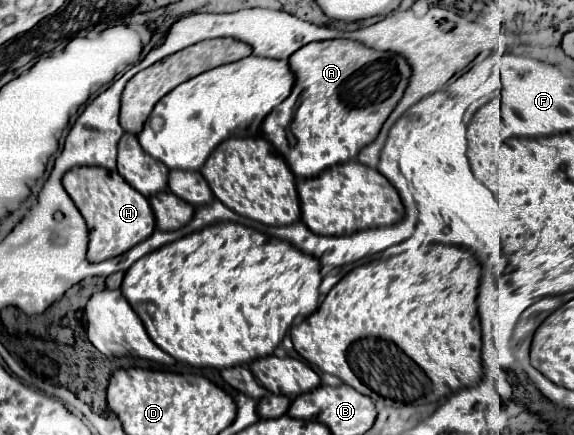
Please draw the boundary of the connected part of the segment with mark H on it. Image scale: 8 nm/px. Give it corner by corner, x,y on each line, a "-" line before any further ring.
91,166
71,168
65,174
63,188
85,218
89,230
89,262
103,262
115,258
139,244
141,240
149,238
155,230
155,218
149,202
135,188
131,188
117,172
107,172
105,168

